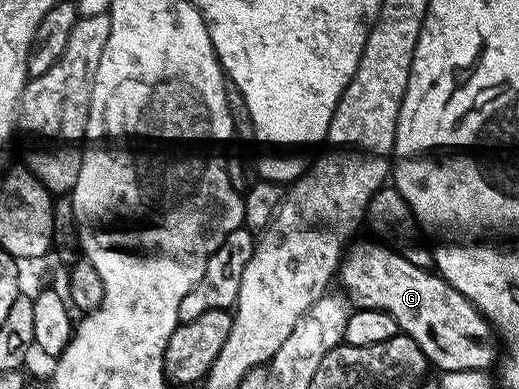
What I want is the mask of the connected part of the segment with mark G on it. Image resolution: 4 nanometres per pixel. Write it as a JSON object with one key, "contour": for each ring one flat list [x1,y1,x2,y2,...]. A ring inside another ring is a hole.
{"contour":[[366,239,348,247,337,271,338,287,356,309,383,312,393,318,400,333,413,338,421,346,428,365,439,368,440,373,483,372,496,363,495,330,461,290,449,286,438,271,413,266,409,258,386,243]]}

